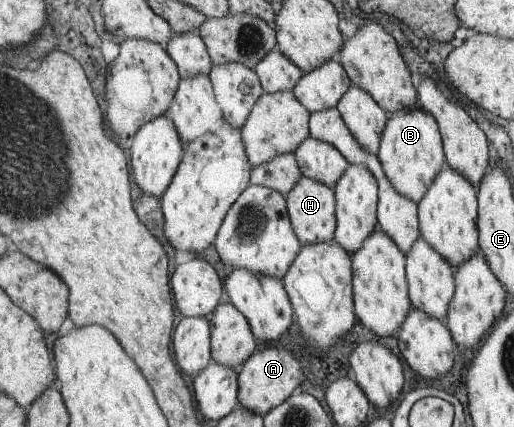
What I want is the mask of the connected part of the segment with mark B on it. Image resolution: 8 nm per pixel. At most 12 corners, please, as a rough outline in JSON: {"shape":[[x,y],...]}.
{"shape":[[389,114],[377,156],[418,204],[446,163],[437,120]]}

